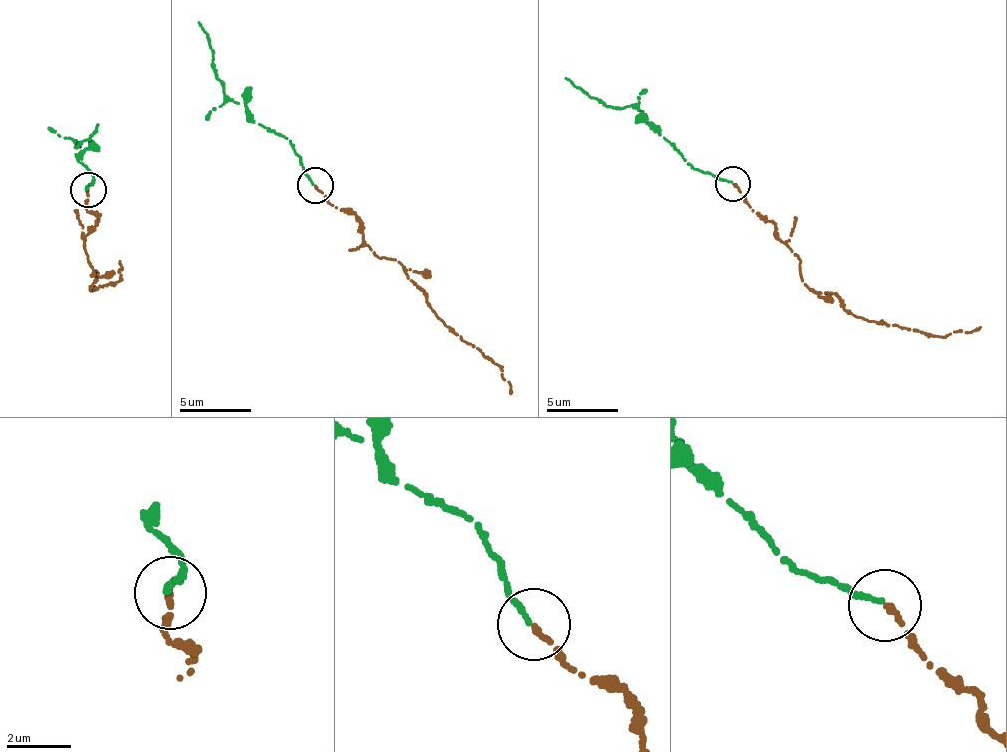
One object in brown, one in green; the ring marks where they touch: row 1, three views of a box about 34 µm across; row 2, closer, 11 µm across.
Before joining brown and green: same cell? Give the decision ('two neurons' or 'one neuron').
one neuron

